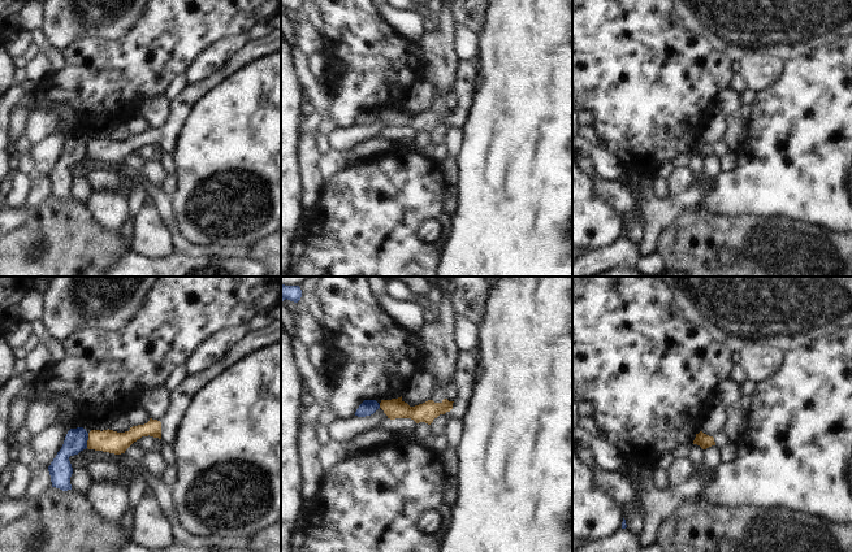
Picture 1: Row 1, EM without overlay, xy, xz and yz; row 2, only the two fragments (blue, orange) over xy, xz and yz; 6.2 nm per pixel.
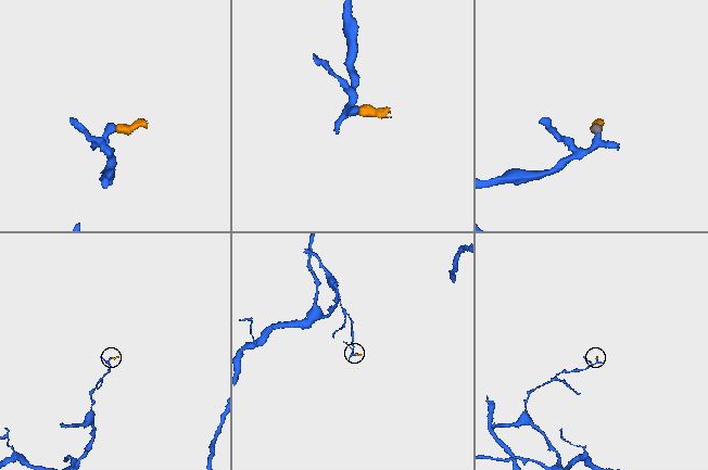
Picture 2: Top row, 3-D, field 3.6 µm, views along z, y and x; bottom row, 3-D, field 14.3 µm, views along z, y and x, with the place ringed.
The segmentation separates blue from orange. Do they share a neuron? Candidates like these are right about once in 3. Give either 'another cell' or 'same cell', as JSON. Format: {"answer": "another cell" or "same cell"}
{"answer": "another cell"}

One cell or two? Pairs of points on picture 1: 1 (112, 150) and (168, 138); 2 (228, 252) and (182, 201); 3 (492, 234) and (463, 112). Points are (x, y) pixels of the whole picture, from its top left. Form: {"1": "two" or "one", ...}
{"1": "one", "2": "two", "3": "two"}

